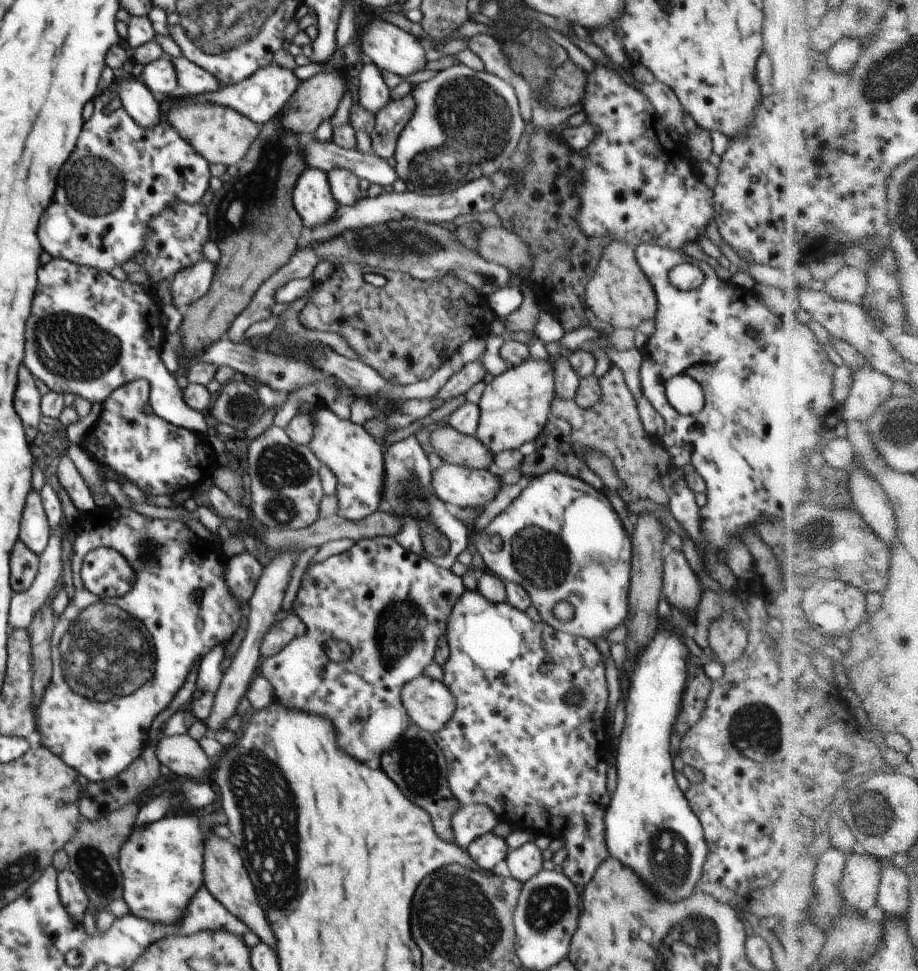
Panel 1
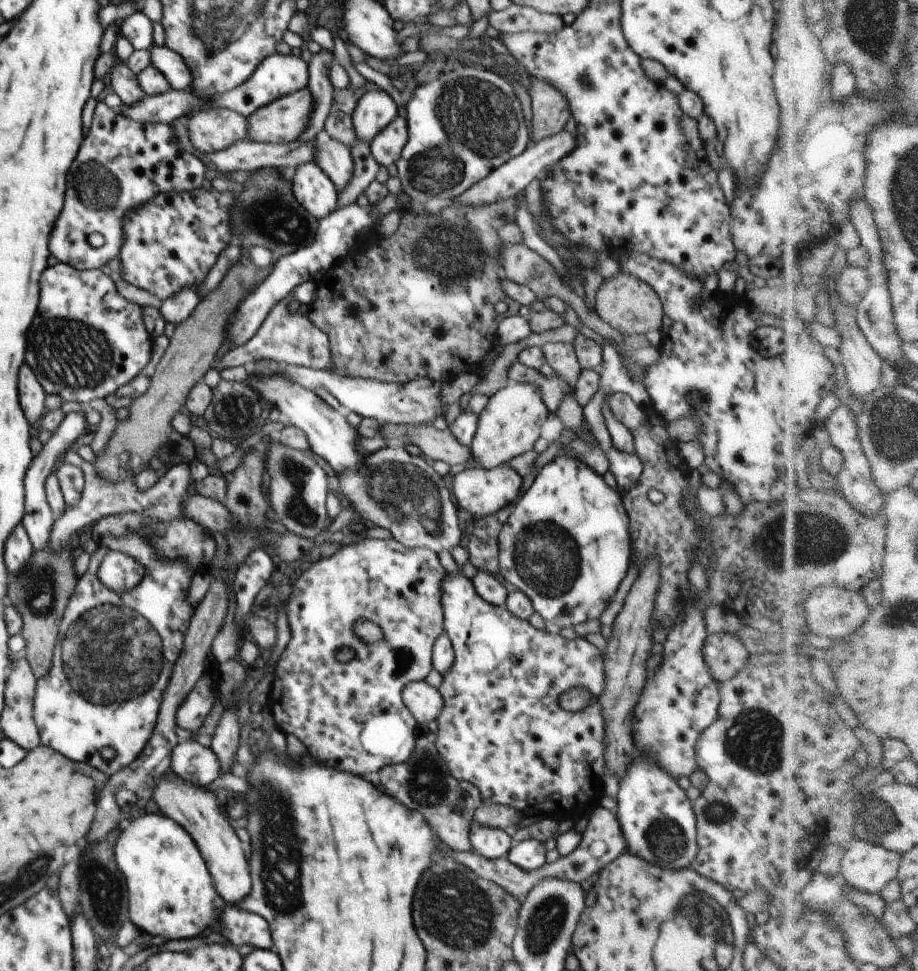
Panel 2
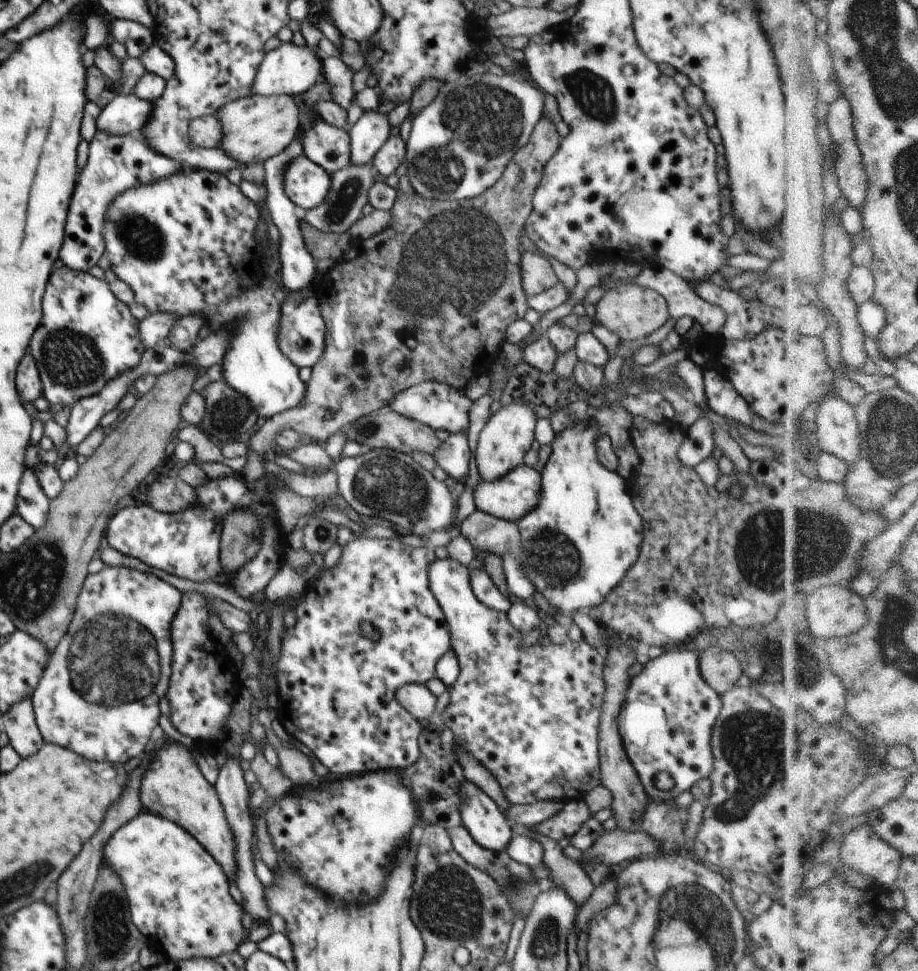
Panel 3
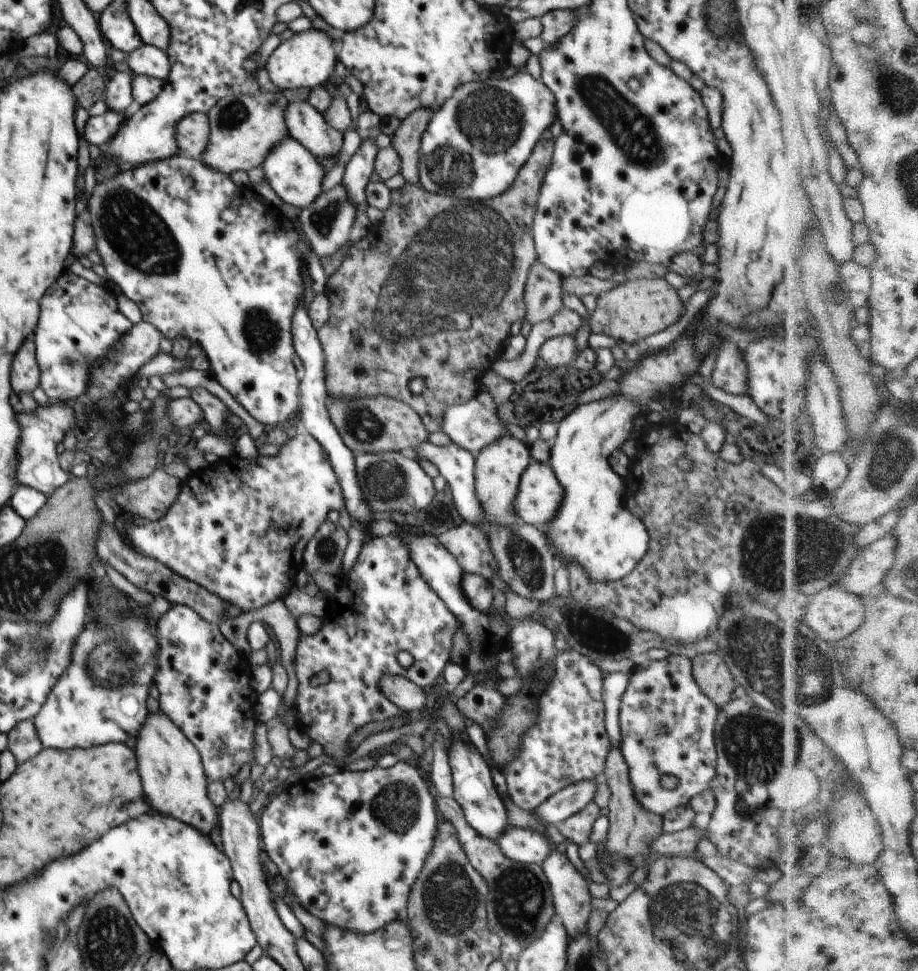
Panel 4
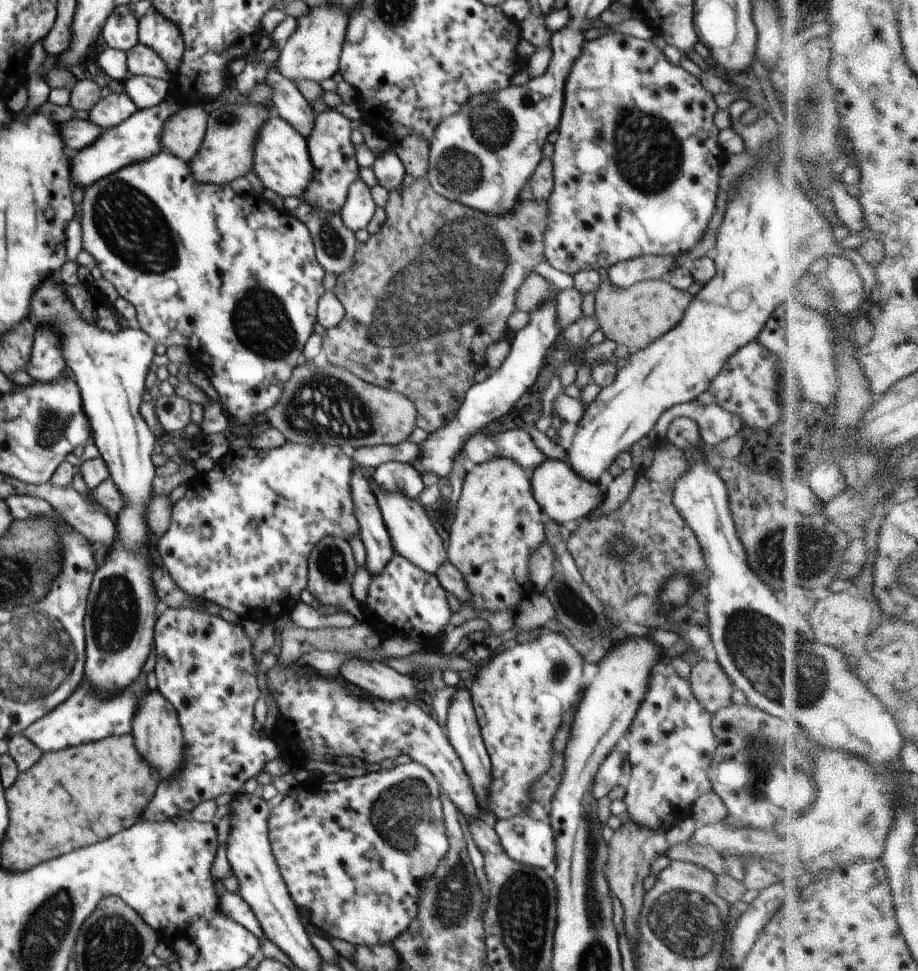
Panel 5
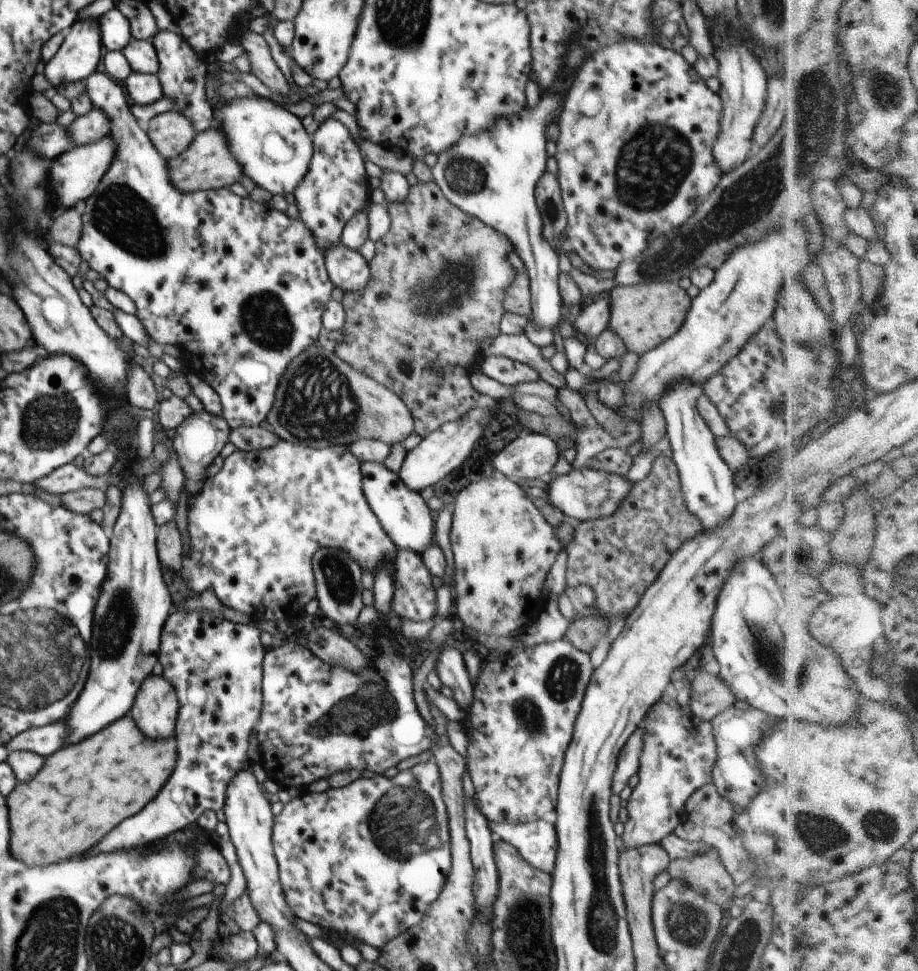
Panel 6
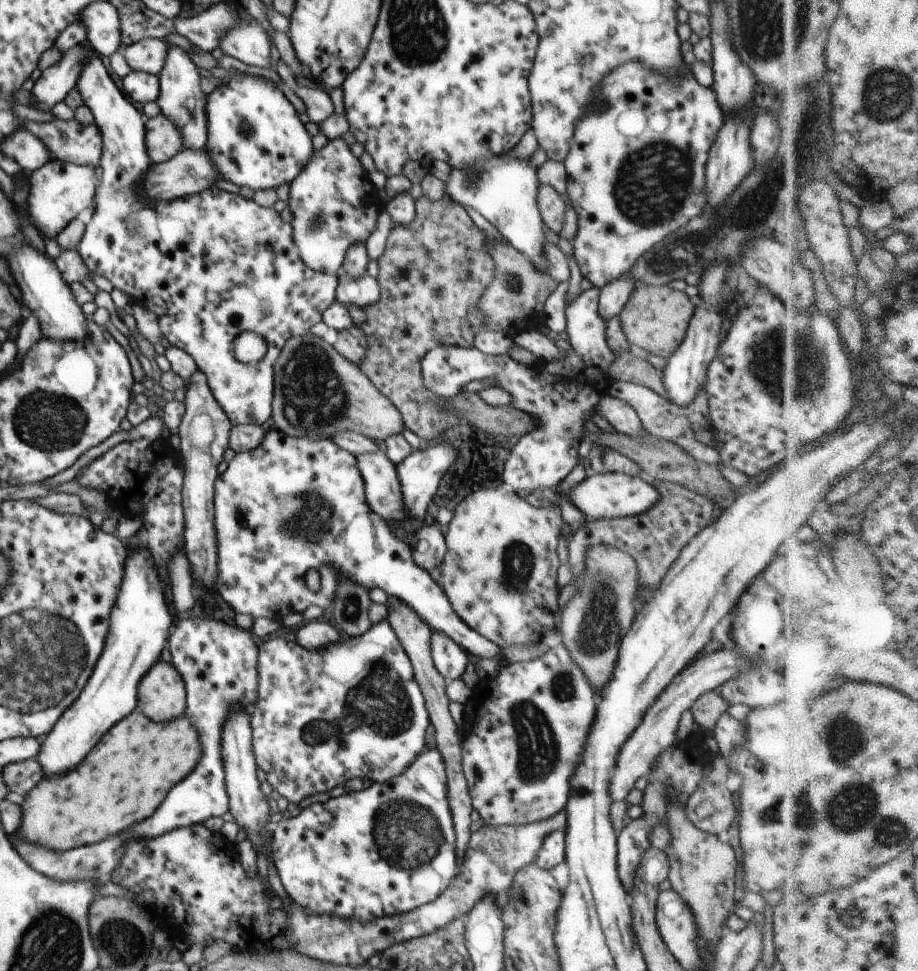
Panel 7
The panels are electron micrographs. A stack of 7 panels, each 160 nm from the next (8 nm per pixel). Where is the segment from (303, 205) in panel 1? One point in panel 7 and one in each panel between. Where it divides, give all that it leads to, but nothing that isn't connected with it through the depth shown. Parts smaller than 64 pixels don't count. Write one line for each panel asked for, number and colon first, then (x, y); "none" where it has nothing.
2: (315, 191)
3: (306, 184)
4: (294, 173)
5: (282, 162)
6: (273, 148)
7: (255, 138)

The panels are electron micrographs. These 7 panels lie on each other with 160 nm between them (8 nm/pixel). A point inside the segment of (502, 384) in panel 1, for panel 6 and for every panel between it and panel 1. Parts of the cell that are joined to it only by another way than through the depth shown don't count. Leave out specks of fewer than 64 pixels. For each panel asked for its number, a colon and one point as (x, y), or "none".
2: (509, 425)
3: (507, 436)
4: (499, 467)
5: (497, 527)
6: (503, 547)

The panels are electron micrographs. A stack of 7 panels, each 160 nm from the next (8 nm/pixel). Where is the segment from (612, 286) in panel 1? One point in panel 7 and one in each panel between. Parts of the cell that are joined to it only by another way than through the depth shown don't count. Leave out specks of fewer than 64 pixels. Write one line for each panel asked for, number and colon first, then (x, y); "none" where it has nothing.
2: (629, 305)
3: (631, 311)
4: (638, 308)
5: (634, 316)
6: (643, 315)
7: (655, 317)

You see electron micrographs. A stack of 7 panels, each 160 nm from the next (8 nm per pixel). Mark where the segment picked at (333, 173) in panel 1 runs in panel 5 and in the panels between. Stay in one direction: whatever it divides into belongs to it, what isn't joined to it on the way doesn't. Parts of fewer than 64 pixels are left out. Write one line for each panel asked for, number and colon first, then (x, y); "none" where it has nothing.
2: (333, 157)
3: (329, 146)
4: (305, 124)
5: (289, 103)

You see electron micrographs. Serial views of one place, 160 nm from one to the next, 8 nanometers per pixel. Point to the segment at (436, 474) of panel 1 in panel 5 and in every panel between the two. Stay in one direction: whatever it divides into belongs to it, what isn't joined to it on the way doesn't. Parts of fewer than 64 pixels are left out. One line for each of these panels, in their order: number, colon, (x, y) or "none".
2: (482, 492)
3: (516, 493)
4: (539, 495)
5: (560, 492)

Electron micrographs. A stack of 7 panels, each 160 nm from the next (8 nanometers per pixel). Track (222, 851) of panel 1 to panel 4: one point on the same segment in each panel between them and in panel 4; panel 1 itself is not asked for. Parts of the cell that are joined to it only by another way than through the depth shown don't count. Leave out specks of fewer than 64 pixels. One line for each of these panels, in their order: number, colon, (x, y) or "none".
2: (195, 808)
3: (172, 786)
4: (173, 777)

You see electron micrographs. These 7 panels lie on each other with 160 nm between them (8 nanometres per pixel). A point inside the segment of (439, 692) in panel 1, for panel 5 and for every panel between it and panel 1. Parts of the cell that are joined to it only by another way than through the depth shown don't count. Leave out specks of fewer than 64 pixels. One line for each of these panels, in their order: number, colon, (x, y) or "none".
2: (424, 701)
3: (417, 699)
4: (408, 696)
5: (375, 678)

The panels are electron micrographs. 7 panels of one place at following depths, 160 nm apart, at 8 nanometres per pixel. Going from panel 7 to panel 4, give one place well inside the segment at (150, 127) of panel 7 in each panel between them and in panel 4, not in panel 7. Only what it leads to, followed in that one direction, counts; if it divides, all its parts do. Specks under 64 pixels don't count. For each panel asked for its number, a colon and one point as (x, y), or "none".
4: (192, 132)
5: (183, 132)
6: (171, 133)

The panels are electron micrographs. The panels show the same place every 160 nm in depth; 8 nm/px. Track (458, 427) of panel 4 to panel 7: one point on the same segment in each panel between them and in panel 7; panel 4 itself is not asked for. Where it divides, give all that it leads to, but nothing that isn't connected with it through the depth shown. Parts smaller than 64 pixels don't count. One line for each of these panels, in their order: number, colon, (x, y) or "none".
5: (516, 444)
6: (530, 455)
7: (561, 395)

